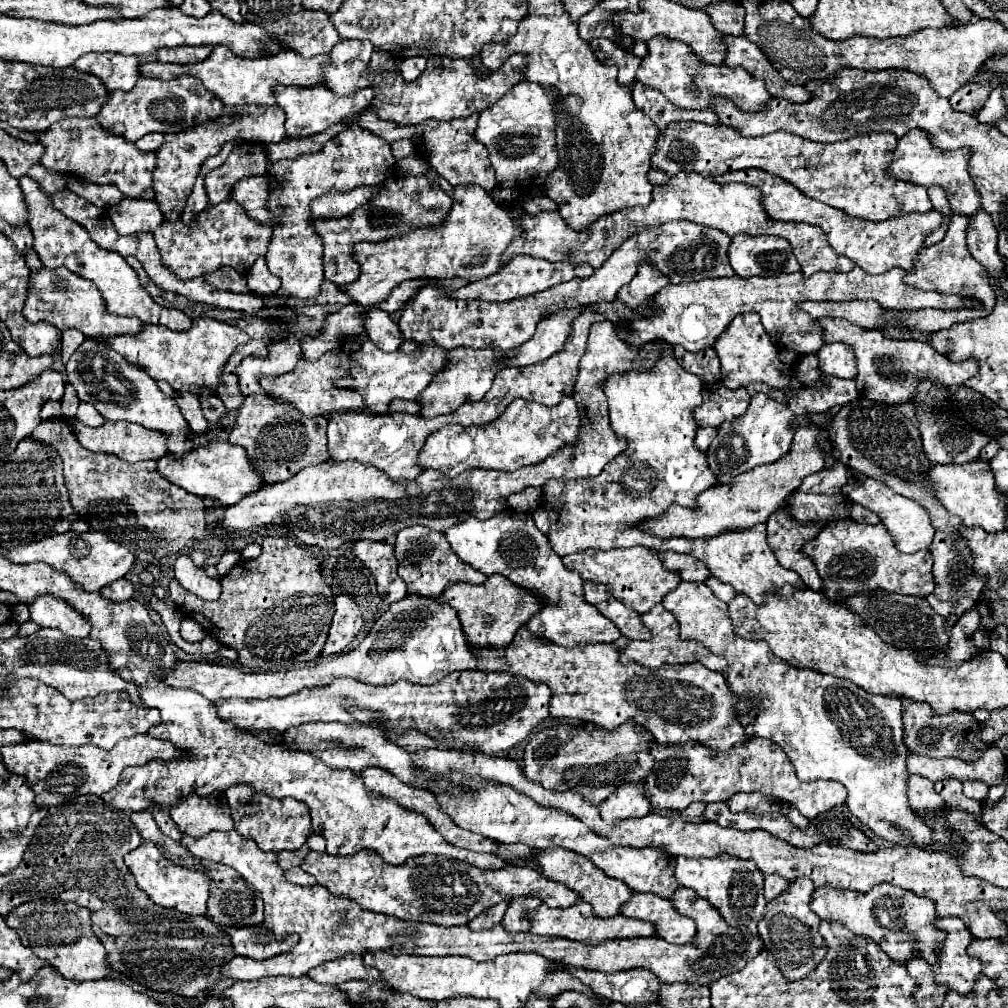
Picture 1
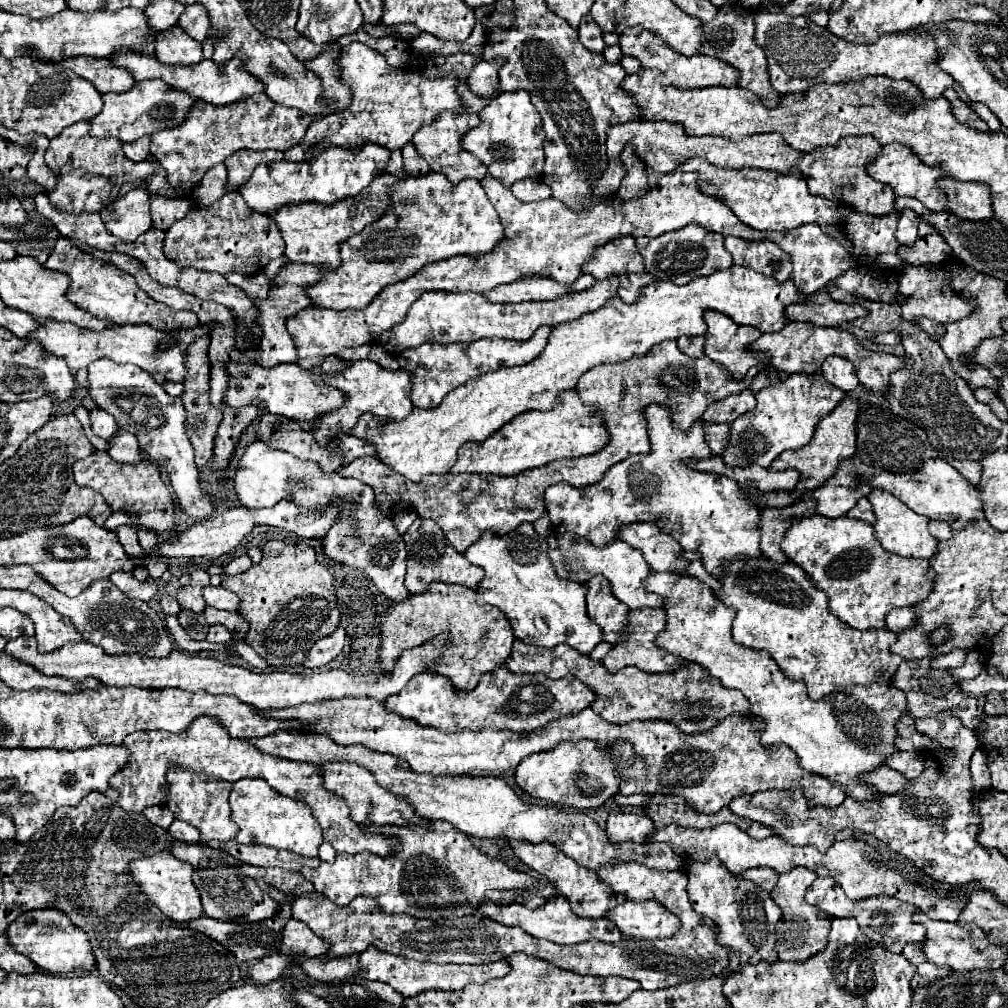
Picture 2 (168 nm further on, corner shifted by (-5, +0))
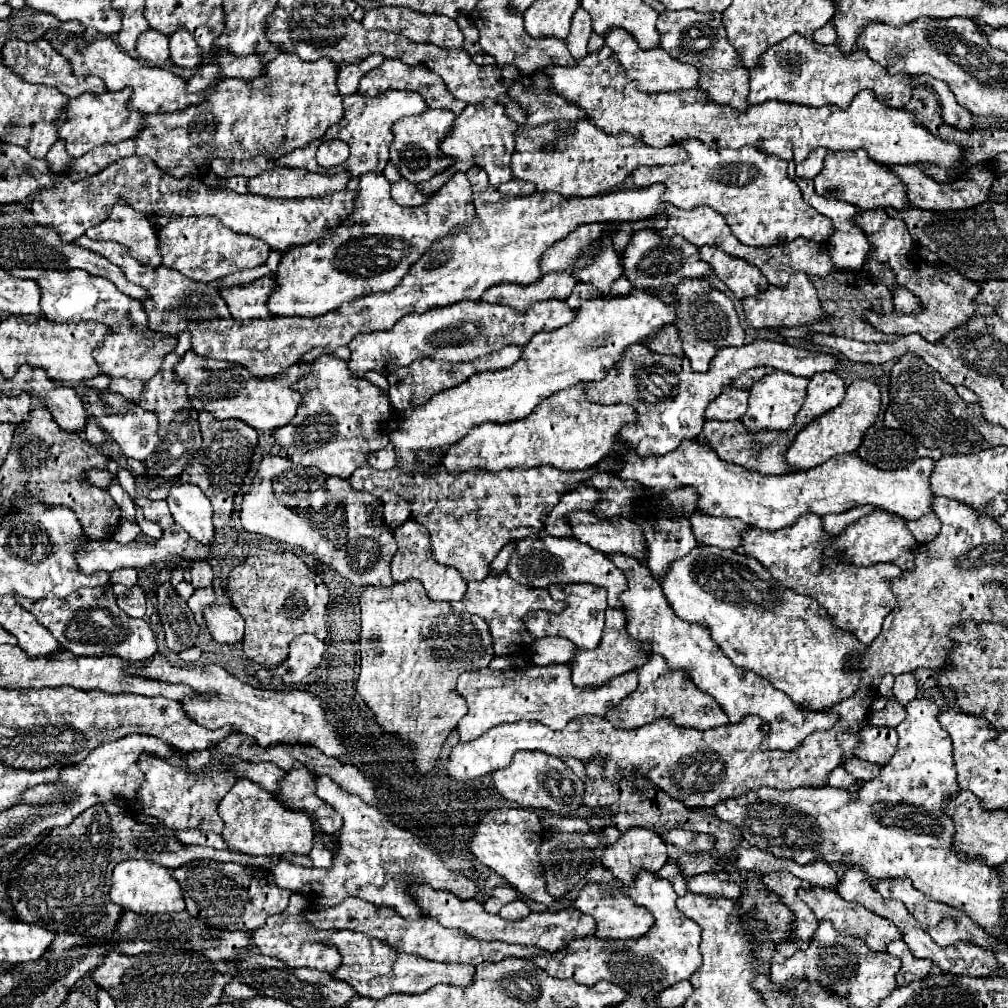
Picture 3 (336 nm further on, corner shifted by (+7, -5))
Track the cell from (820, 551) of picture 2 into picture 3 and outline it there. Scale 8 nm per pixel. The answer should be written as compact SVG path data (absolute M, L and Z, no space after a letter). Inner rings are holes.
M814 513L802 515L802 519L792 527L780 531L752 527L742 537L744 553L756 557L766 569L770 569L774 579L800 595L816 599L818 605L830 613L830 621L834 621L834 625L846 629L858 641L870 645L870 641L878 637L884 617L890 613L890 609L894 609L894 593L890 589L890 581L892 577L900 577L902 571L890 563L860 567L848 563L842 553L828 557L824 551L830 541L834 541L834 535L824 531L822 517L814 517Z

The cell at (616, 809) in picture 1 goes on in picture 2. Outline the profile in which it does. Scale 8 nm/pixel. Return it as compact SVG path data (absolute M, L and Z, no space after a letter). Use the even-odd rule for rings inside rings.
M616 812L610 814L606 832L610 844L622 844L622 842L636 842L646 844L648 836L654 832L654 822L648 820L642 814L628 814L628 812Z

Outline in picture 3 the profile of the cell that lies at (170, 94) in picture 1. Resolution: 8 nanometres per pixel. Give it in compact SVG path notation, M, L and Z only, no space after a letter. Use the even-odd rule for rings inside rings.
M122 89L116 93L104 93L104 95L94 95L94 93L84 93L82 97L70 99L66 107L66 121L58 129L60 139L66 141L66 151L72 157L82 157L96 145L116 145L124 139L132 139L138 135L138 129L144 125L144 113L130 111L128 107L130 101L130 89Z

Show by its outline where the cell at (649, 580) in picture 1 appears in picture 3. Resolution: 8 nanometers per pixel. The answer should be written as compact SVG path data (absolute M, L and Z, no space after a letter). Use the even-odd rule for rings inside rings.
M536 533L516 541L516 553L508 561L508 573L510 577L514 577L514 581L520 581L528 587L550 587L556 583L594 583L606 589L608 607L614 609L622 609L620 593L628 587L626 575L618 571L618 567L610 561L606 553L598 553L596 549L590 549L590 545L582 545L574 539L550 537L548 533Z

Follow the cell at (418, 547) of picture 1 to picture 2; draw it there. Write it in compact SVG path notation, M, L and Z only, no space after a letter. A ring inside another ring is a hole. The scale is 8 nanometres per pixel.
M424 522L414 524L402 538L406 542L406 550L408 550L408 574L406 574L406 588L412 594L424 592L428 588L430 582L446 582L446 584L462 584L466 588L476 588L478 582L484 578L482 568L470 564L464 554L454 552L454 548L450 548L450 542L444 538L442 530L430 522L432 528L424 526Z

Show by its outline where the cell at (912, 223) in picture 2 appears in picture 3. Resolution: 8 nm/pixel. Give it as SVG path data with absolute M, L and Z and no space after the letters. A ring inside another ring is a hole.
M874 209L874 213L858 213L856 223L866 233L870 243L876 247L876 251L872 253L872 259L878 259L878 261L890 265L892 271L896 273L896 285L906 287L922 301L922 311L912 313L912 315L902 315L896 311L890 315L868 313L868 323L872 323L874 329L878 329L882 333L900 333L900 335L920 333L926 341L938 343L938 341L942 341L942 337L946 333L964 325L968 319L986 317L986 315L994 313L994 309L990 305L980 305L976 301L976 295L980 293L978 283L968 281L958 271L944 271L942 267L934 267L922 259L914 259L914 241L902 219L888 217L884 213L884 209Z

